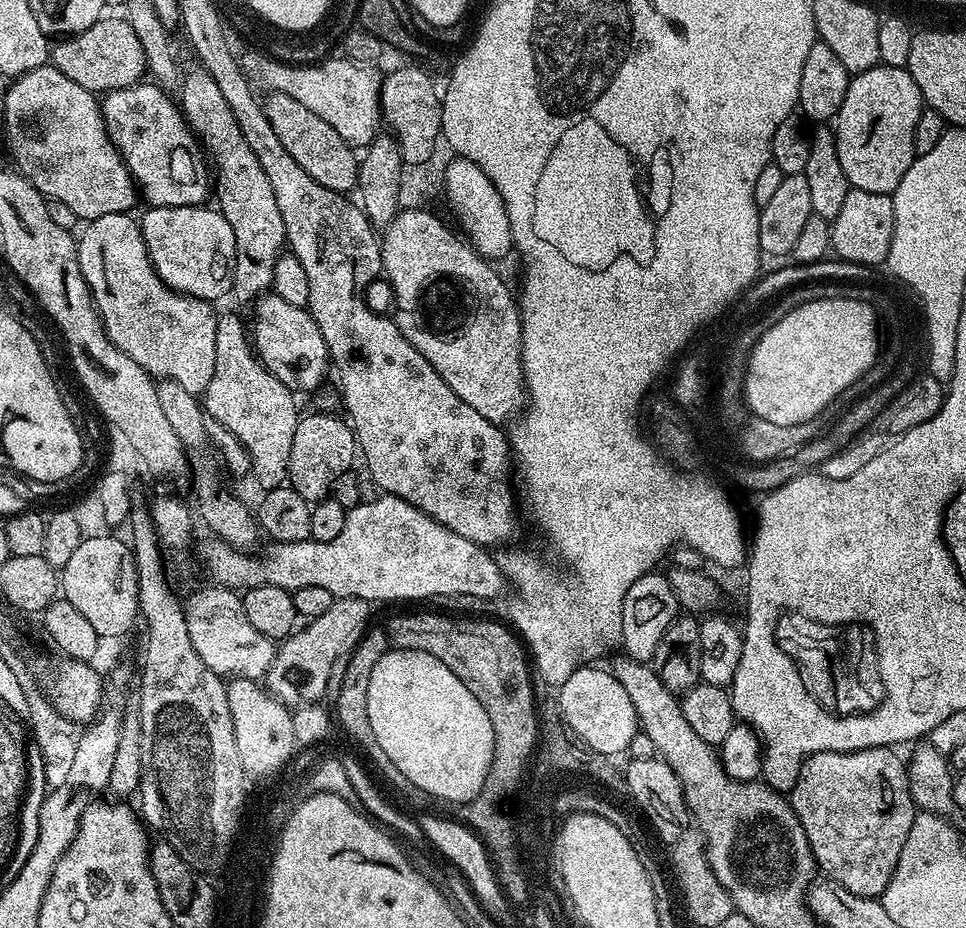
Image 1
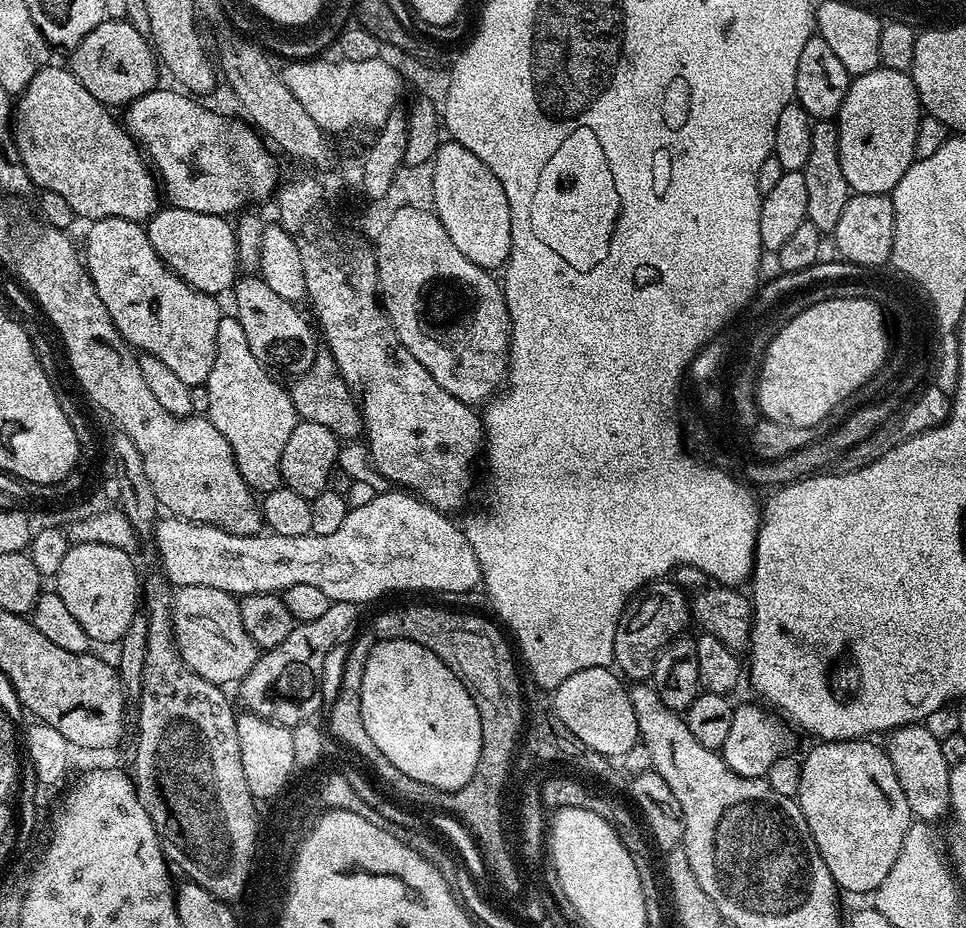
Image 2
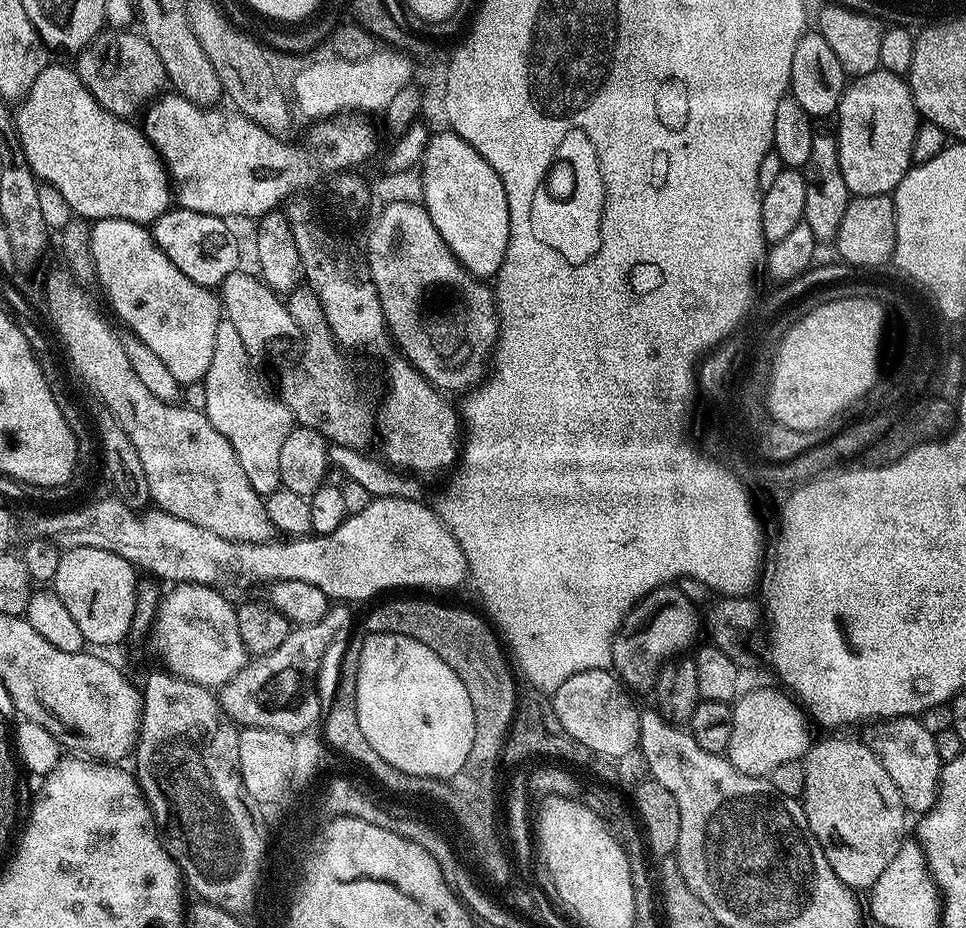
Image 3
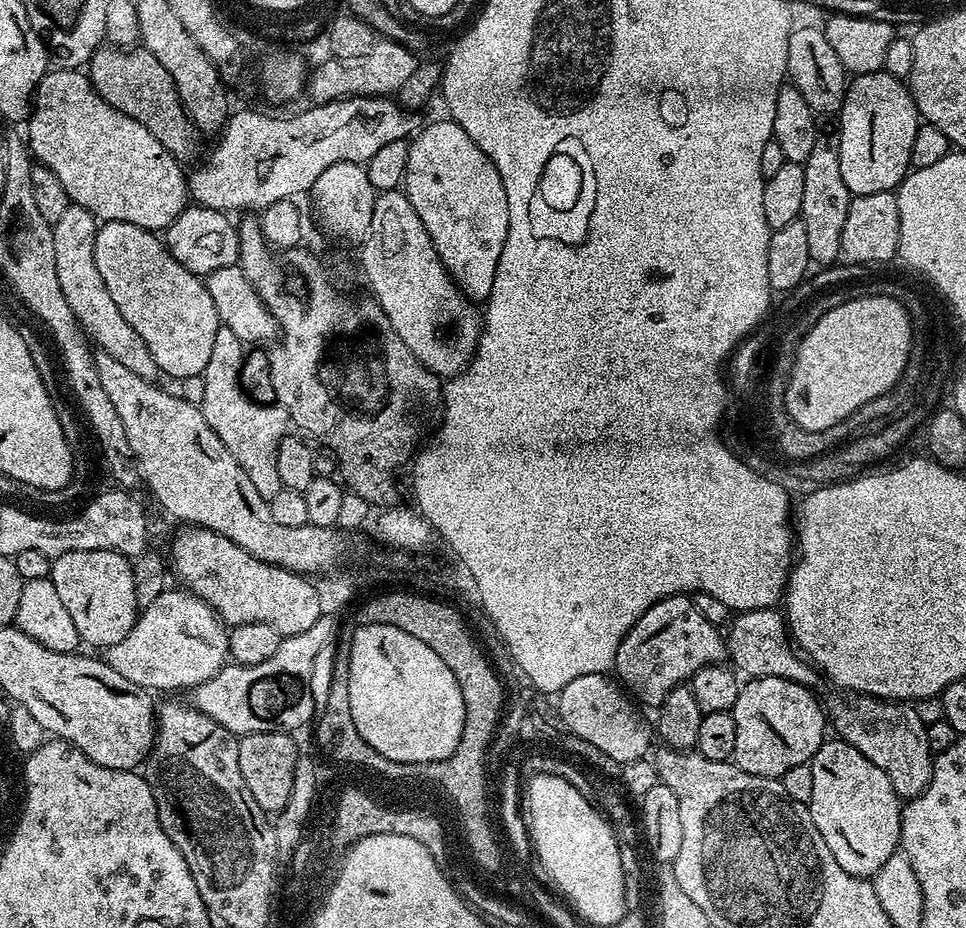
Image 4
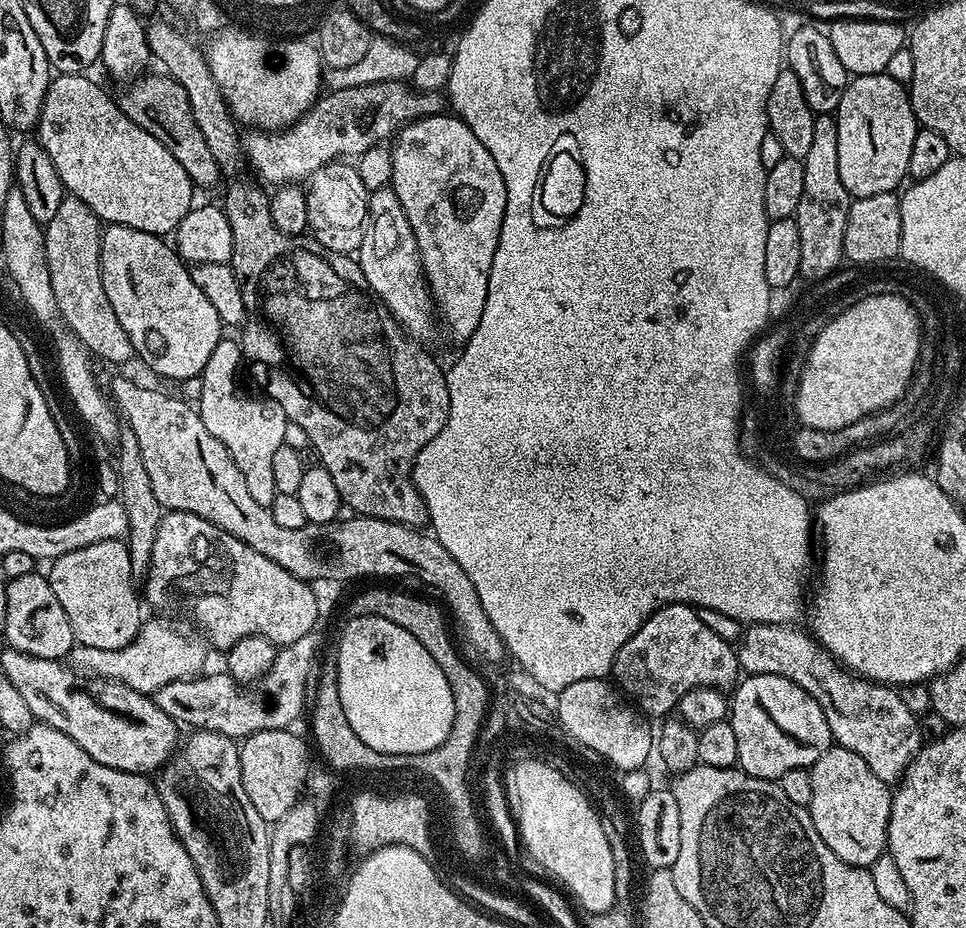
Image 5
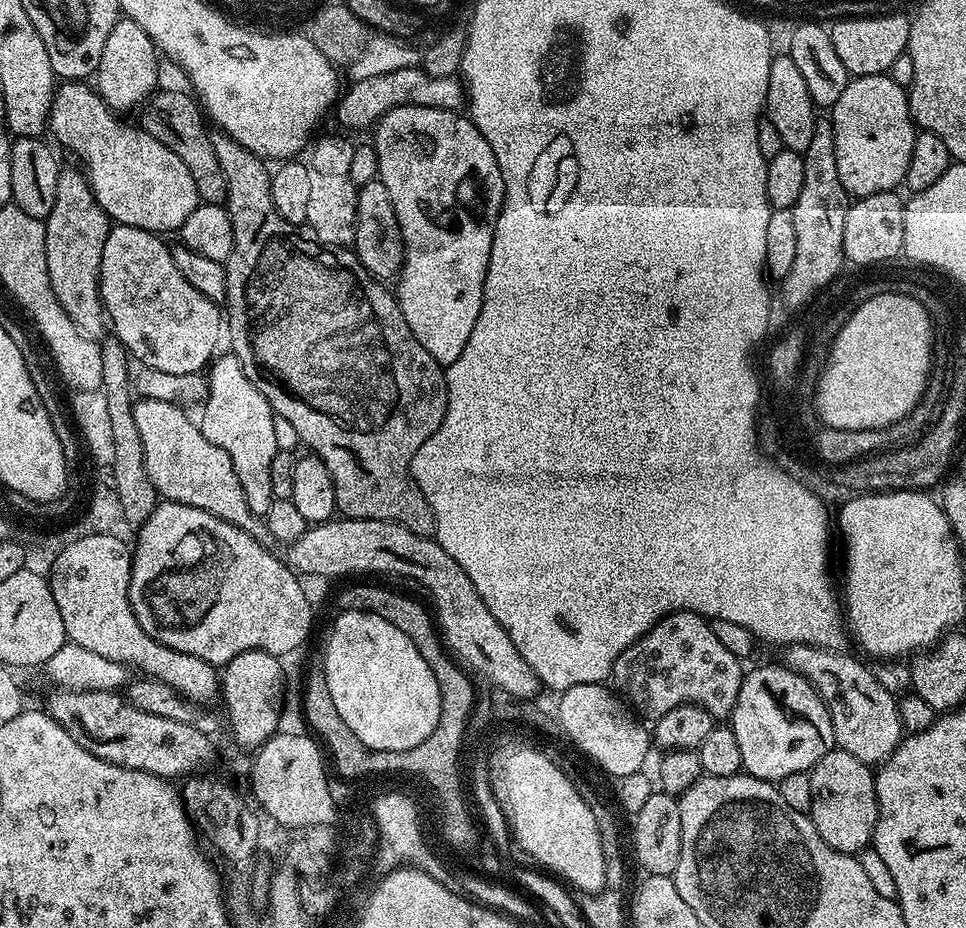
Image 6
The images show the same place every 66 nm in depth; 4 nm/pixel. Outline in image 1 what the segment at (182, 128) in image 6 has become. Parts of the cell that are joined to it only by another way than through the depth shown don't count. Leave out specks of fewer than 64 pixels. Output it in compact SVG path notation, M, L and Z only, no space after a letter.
M112 16L109 20L98 19L94 22L94 26L56 42L60 44L53 43L50 48L51 67L66 74L70 82L78 82L78 86L82 86L93 94L107 94L115 88L129 88L132 84L141 83L145 79L148 67L146 54L143 53L142 44L138 40L138 35L134 34L134 29L128 19L120 16L119 18Z

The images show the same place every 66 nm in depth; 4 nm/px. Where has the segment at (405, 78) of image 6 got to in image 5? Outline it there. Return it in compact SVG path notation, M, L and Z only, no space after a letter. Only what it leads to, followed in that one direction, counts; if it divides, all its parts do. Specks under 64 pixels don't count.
M407 79L371 82L369 85L351 86L349 89L334 89L321 95L316 105L305 116L294 121L289 128L249 131L249 136L247 133L242 140L246 164L249 169L253 168L256 171L255 179L264 186L304 182L325 164L331 164L332 161L339 161L341 158L358 158L381 142L391 141L401 128L405 128L413 120L443 113L445 108L446 100L440 92L417 92Z

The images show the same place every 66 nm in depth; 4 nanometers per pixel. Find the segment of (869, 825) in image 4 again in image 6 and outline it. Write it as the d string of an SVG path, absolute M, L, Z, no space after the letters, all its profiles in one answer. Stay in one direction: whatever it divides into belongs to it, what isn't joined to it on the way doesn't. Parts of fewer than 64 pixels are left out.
M833 750L810 769L807 779L812 791L810 815L818 834L822 834L822 842L849 854L859 854L869 847L880 813L873 769L853 754Z

